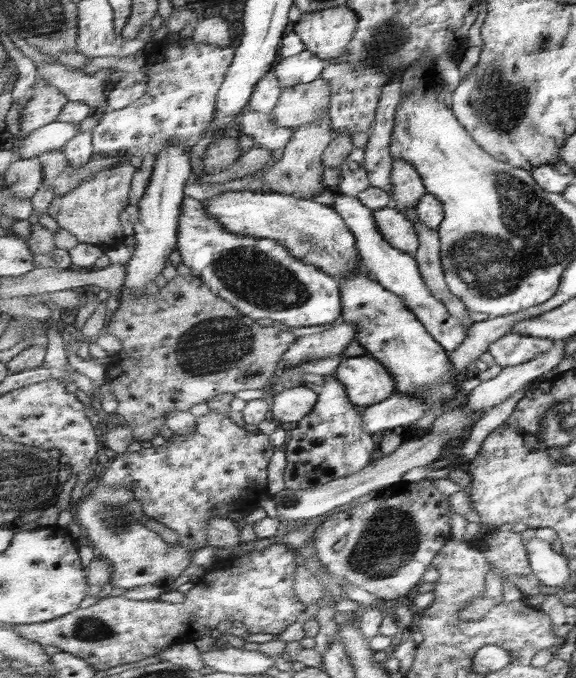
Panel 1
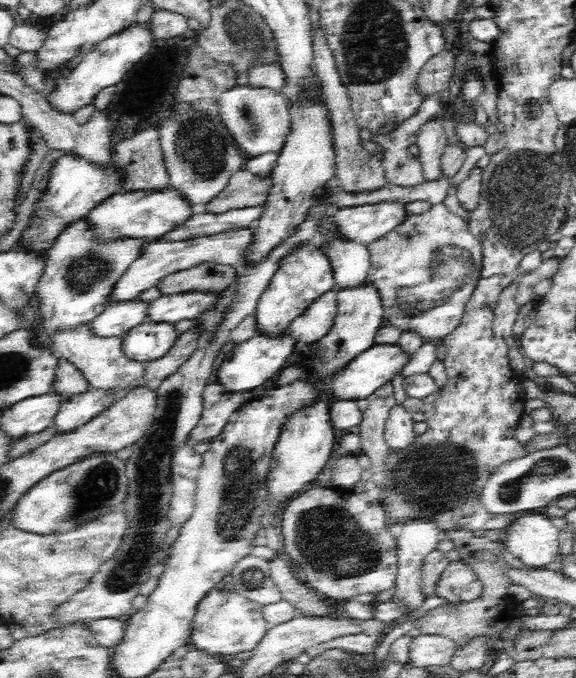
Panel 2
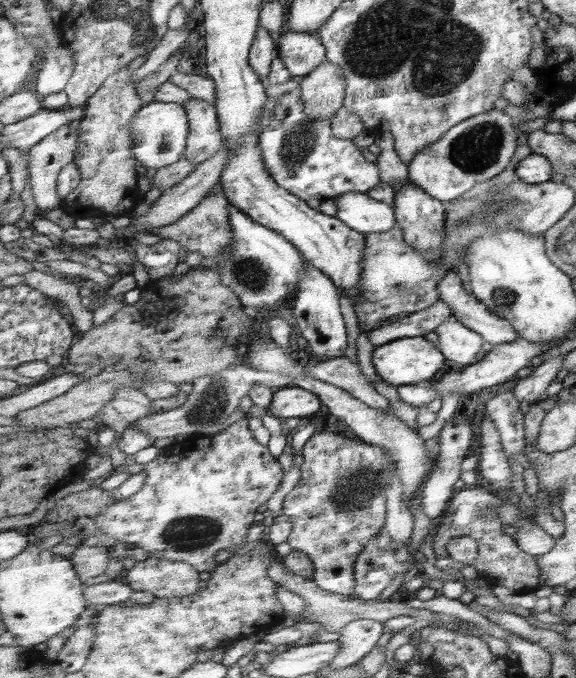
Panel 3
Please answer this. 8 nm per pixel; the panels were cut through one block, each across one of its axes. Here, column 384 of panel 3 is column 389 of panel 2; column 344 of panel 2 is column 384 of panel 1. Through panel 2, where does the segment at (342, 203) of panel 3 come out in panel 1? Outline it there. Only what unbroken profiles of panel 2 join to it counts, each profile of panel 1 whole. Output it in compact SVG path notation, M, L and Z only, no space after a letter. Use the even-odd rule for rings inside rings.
M389 206L374 210L373 214L380 233L389 244L411 256L417 254L419 237L413 221L403 211Z

